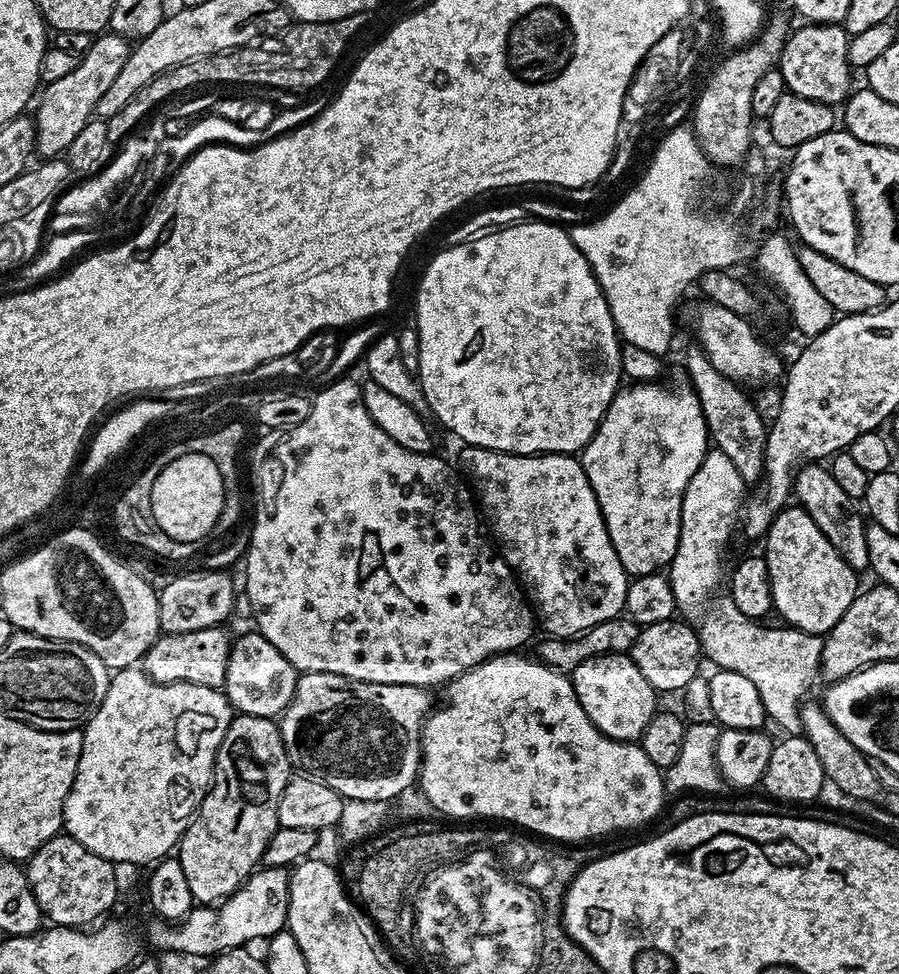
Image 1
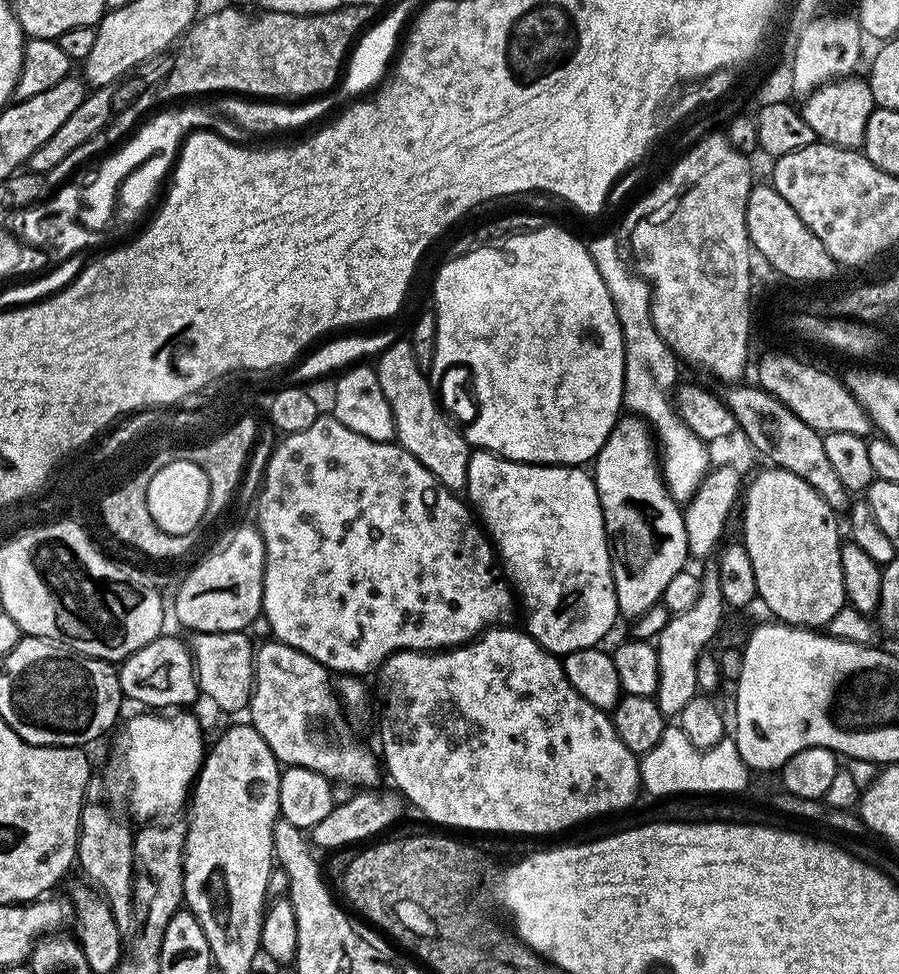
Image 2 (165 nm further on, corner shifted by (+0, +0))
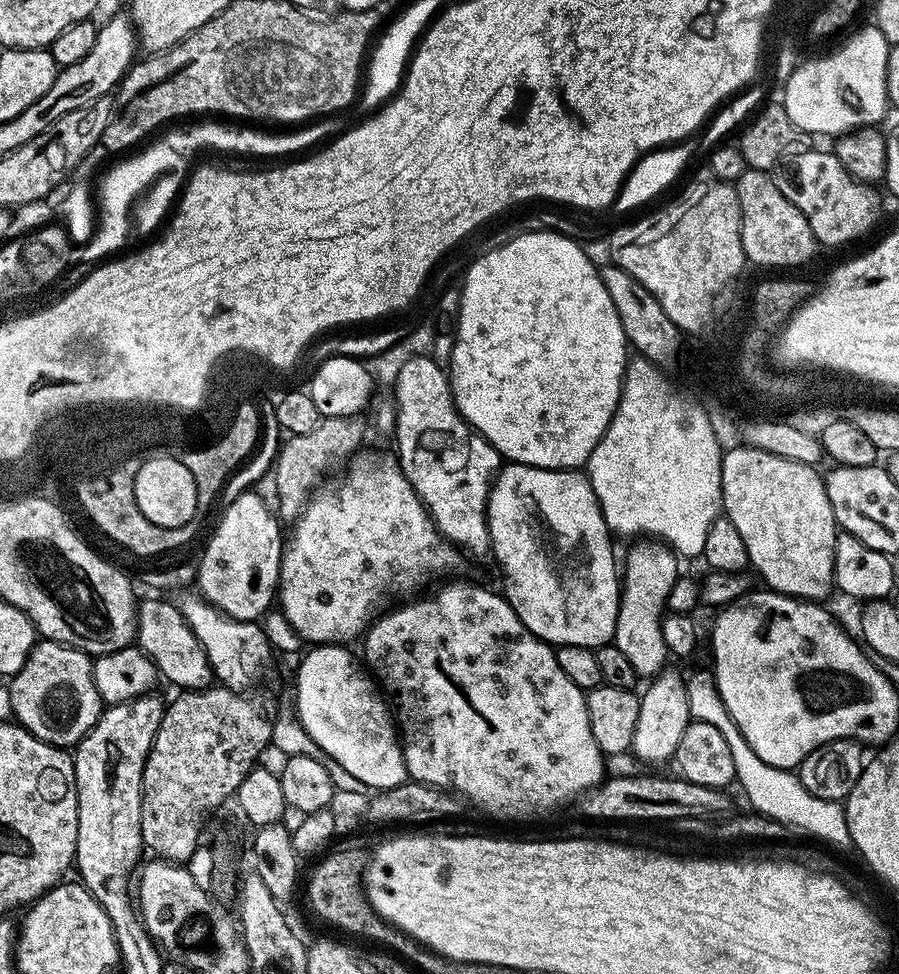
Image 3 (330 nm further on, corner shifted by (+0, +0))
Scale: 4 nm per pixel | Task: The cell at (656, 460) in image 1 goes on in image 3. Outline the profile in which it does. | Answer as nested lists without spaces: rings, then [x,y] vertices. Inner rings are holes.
[[[640,538],[629,550],[624,564],[622,590],[617,601],[615,634],[612,642],[618,646],[634,667],[637,677],[651,678],[667,665],[670,653],[663,640],[661,619],[673,584],[680,577],[679,557],[663,540]]]

